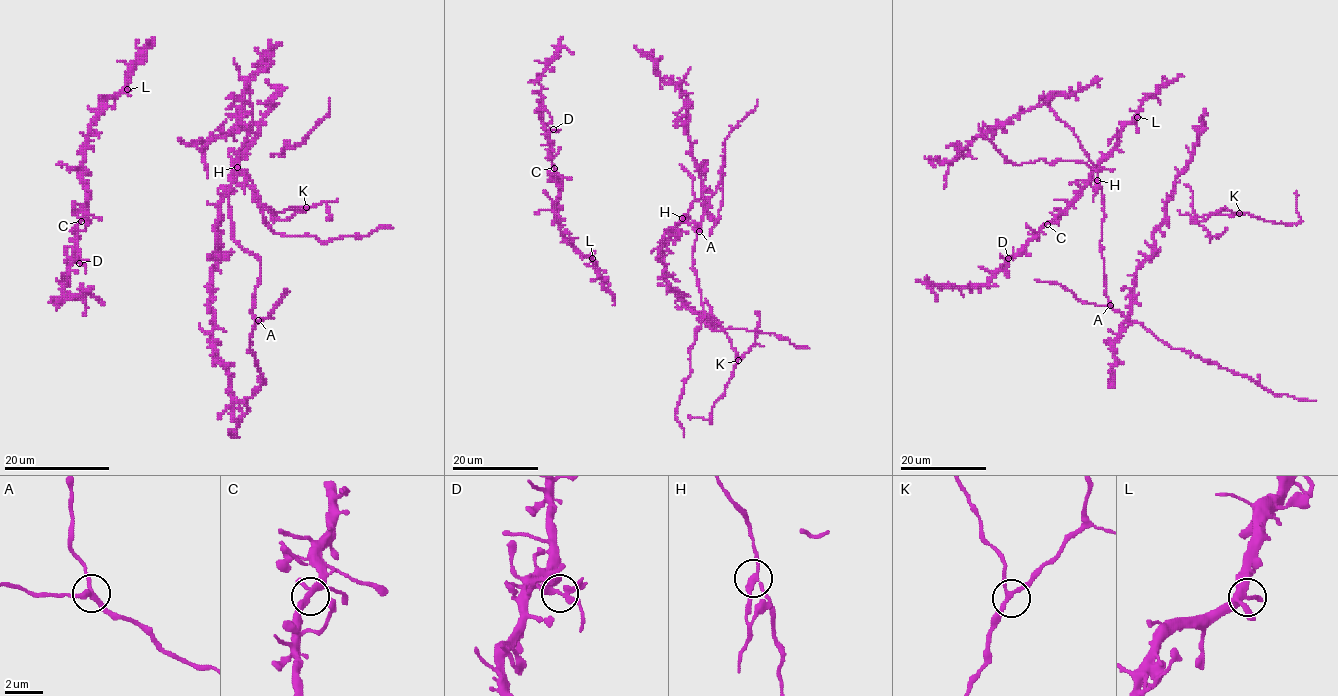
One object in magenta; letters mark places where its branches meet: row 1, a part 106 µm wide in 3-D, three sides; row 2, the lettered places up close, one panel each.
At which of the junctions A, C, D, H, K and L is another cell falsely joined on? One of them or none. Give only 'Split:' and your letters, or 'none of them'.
Split: H

